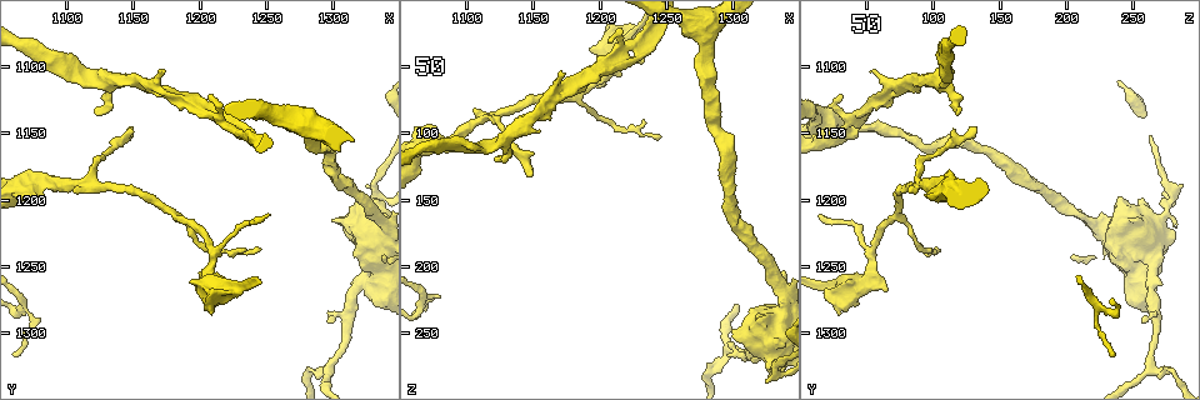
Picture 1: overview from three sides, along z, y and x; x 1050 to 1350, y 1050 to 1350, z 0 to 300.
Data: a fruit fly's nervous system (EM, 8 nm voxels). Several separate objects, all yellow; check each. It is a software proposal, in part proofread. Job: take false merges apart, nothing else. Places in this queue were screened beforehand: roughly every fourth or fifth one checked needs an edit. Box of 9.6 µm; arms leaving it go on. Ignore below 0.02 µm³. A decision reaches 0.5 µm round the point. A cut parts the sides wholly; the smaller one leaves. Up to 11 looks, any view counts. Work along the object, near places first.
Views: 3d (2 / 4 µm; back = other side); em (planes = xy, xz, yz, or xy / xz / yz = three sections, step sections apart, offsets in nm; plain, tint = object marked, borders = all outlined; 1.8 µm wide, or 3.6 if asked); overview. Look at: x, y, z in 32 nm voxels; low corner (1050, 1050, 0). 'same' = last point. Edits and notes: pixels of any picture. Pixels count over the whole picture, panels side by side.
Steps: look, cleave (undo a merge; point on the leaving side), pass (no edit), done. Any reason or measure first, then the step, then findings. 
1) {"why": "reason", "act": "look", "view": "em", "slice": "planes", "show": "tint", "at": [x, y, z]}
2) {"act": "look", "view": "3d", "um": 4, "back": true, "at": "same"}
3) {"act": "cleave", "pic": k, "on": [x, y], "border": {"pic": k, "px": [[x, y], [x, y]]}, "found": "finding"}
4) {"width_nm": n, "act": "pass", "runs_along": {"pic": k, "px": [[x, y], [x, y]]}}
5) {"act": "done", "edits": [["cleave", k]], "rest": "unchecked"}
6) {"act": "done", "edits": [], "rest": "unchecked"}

{"act": "look", "view": "em", "slice": "planes", "show": "tint", "at": [1298, 1326, 264]}

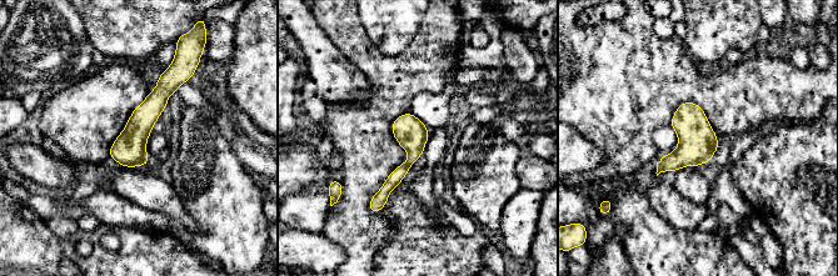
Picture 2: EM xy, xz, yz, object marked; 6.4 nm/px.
{"width_nm": 200, "act": "pass", "found": "one neuron here"}

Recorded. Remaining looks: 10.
{"why": "arms part here", "act": "look", "view": "3d", "um": 2, "at": [1210, 1238, 52]}

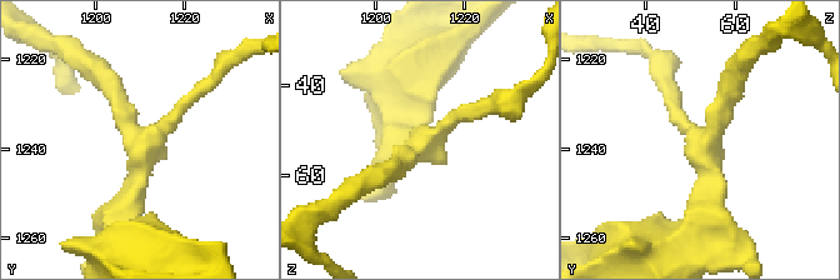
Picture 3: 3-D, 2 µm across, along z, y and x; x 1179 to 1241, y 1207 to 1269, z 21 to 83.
{"act": "look", "view": "em", "slice": "planes", "show": "tint", "at": [1210, 1238, 54]}

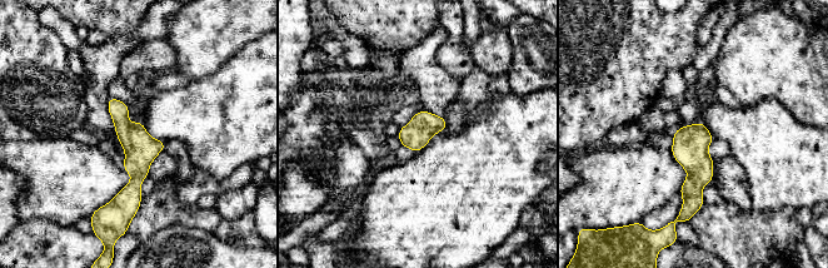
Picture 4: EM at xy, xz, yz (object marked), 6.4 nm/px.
{"act": "pass", "runs_along": {"pic": 4, "px": [[110, 102], [136, 143], [131, 212]]}, "found": "all the same neuron"}

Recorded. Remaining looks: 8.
{"why": "three arms meet", "act": "look", "view": "3d", "um": 2, "back": true, "at": [1198, 1128, 56]}

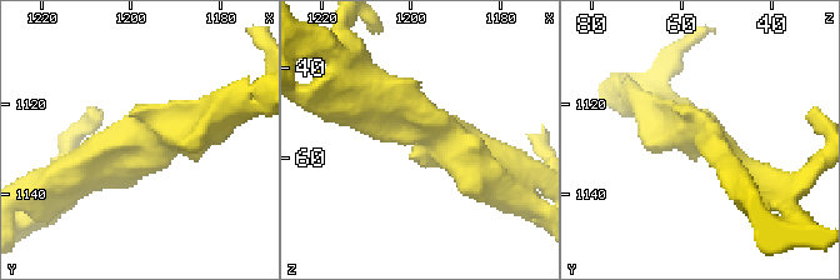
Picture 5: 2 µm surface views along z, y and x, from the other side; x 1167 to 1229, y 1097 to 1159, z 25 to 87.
{"arms": 3, "why": "now the EM", "act": "look", "view": "em", "slice": "xz", "step": 16, "show": "tint", "at": [1196, 1127, 54]}

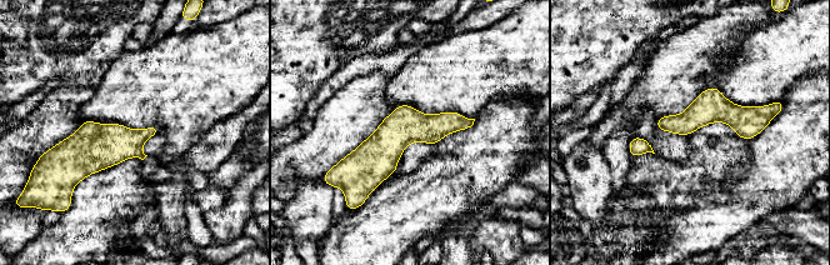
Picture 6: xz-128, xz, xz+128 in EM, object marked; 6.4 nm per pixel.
{"why": "another direction", "act": "look", "view": "em", "slice": "planes", "show": "tint", "at": "same"}

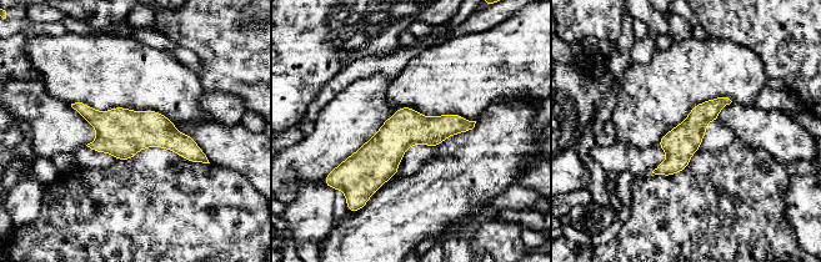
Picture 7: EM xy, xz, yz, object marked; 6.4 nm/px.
{"act": "pass", "runs_along": {"pic": 7, "px": [[76, 106], [201, 159]]}, "found": "one neuron here"}

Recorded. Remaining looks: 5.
{"why": "two arms in line, one across", "act": "look", "view": "3d", "um": 4, "at": [1114, 1190, 88]}

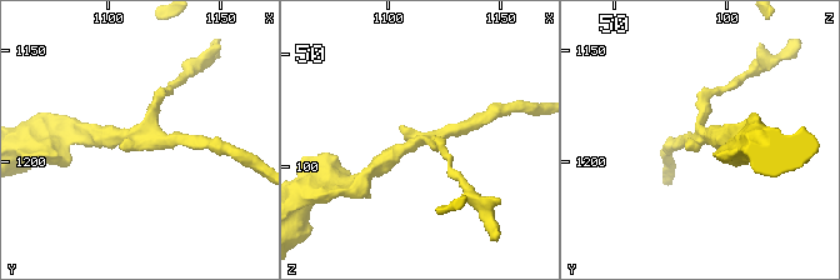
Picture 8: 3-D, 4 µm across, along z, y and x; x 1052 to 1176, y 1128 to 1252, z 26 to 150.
{"arms": 3, "why": "shape alone is not enough", "act": "look", "view": "em", "slice": "yz", "step": 16, "show": "tint", "at": [1114, 1189, 88]}

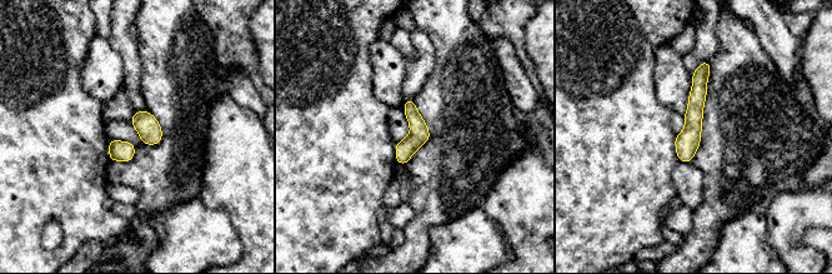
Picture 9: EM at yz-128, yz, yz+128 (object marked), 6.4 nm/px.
{"width_nm": 130, "act": "pass", "found": "one neuron here"}

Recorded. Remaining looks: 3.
{"why": "three-way junction", "act": "look", "view": "em", "slice": "xy", "step": 8, "show": "tint", "at": [1330, 1200, 280]}

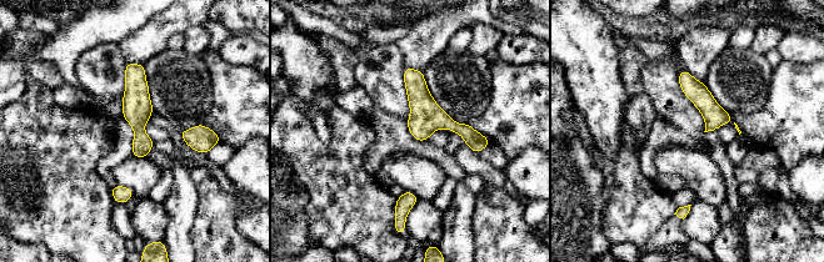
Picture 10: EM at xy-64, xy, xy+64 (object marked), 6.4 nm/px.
{"why": "cut it another way", "act": "look", "view": "em", "slice": "xz", "step": 8, "show": "tint", "at": "same"}

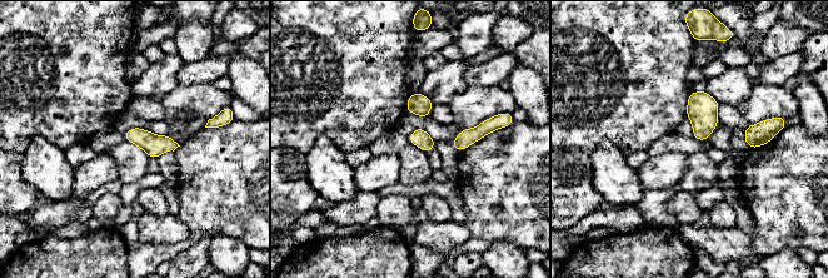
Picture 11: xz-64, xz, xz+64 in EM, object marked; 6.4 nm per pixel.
{"act": "pass", "found": "all the same neuron"}

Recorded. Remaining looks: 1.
{"act": "done", "edits": [], "rest": "unchecked"}

